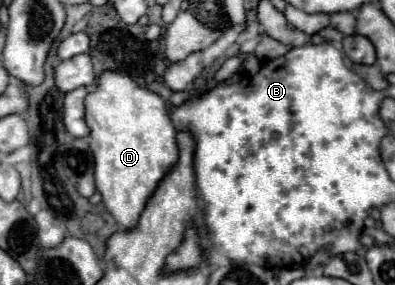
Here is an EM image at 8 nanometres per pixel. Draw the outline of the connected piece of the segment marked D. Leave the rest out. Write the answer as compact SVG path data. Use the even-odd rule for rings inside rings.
M108 69L100 73L96 87L88 91L84 105L86 123L90 127L86 141L94 155L96 189L102 193L102 203L112 217L124 225L124 229L132 229L158 181L178 161L176 129L162 97L136 85L128 73Z

